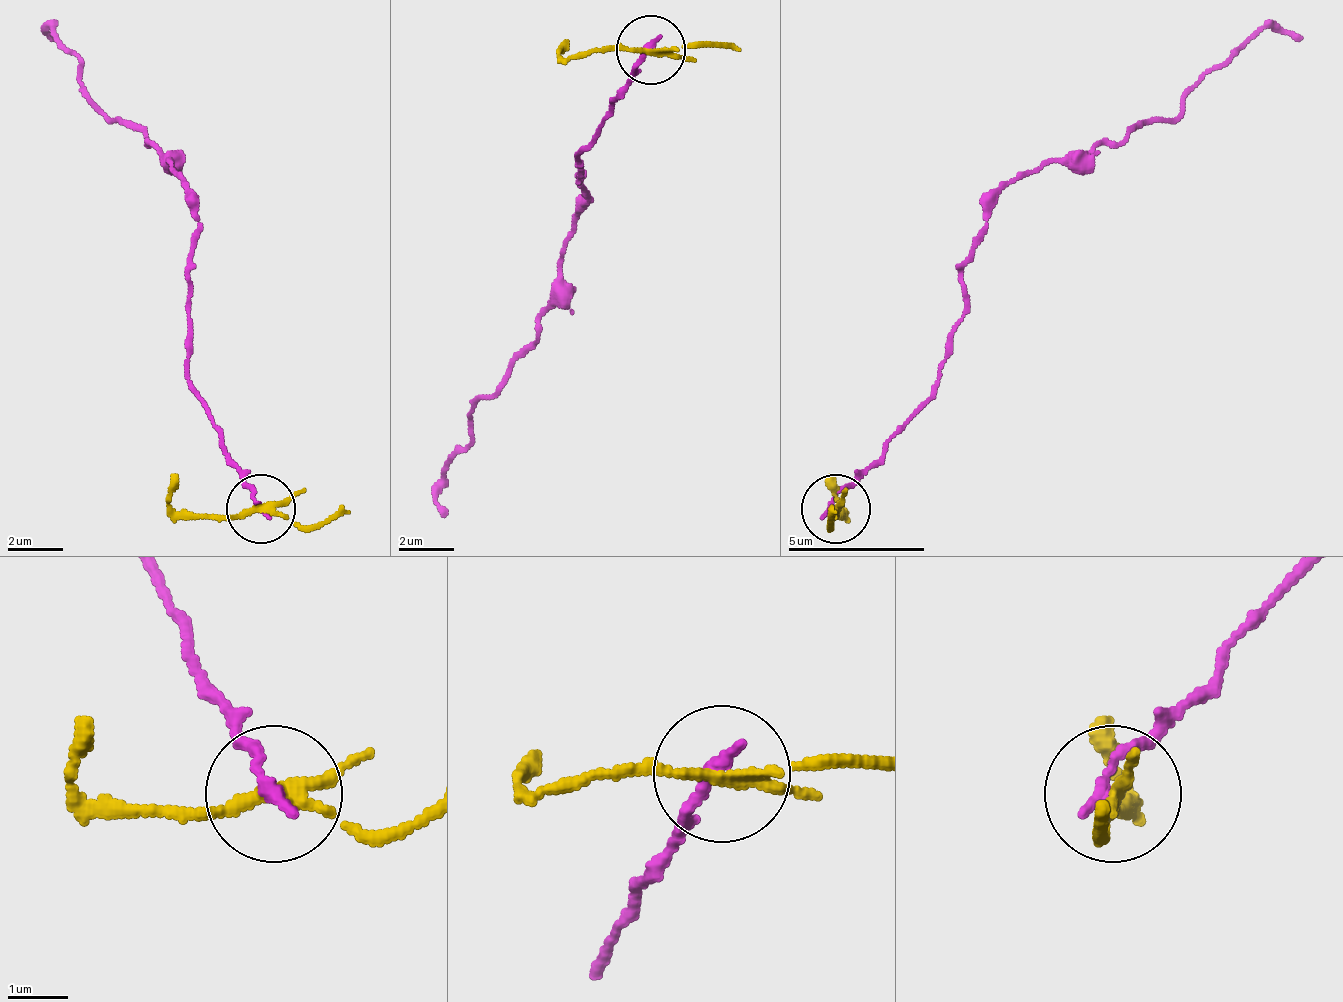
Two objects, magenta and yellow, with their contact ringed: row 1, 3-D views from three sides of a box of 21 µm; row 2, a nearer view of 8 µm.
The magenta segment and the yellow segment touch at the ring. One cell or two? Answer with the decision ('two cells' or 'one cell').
two cells

